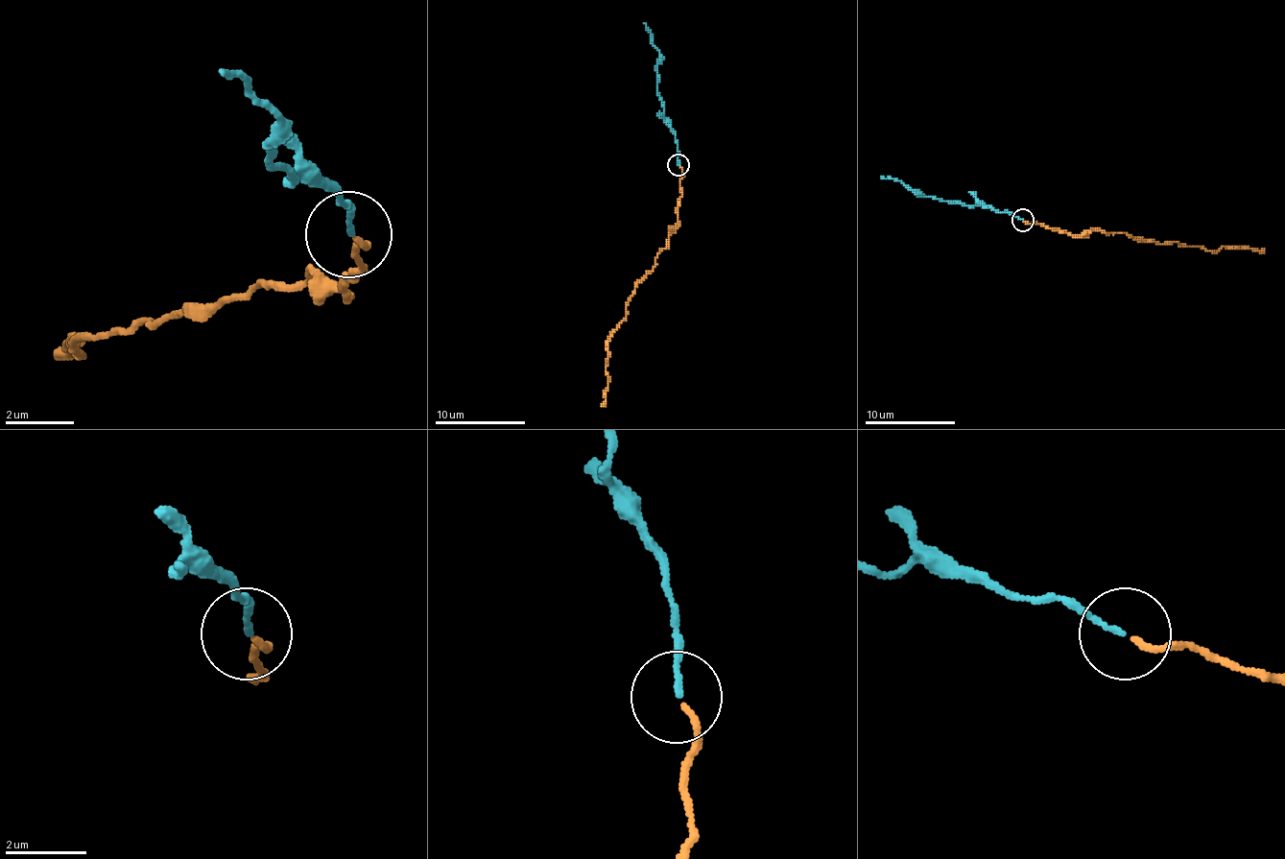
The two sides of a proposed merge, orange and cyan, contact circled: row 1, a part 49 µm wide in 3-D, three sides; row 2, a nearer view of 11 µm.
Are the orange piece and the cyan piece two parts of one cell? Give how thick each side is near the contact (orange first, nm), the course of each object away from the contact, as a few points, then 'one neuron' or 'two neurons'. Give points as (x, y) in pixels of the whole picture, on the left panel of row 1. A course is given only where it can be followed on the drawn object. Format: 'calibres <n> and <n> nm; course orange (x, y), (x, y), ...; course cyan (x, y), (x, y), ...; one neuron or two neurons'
calibres 140 and 130 nm; course orange (355, 241), (346, 293), (312, 275), (251, 284), (156, 327), (148, 319), (79, 345), (53, 362); course cyan (346, 232), (346, 206), (295, 180), (269, 163), (277, 137), (251, 85), (217, 68); one neuron

